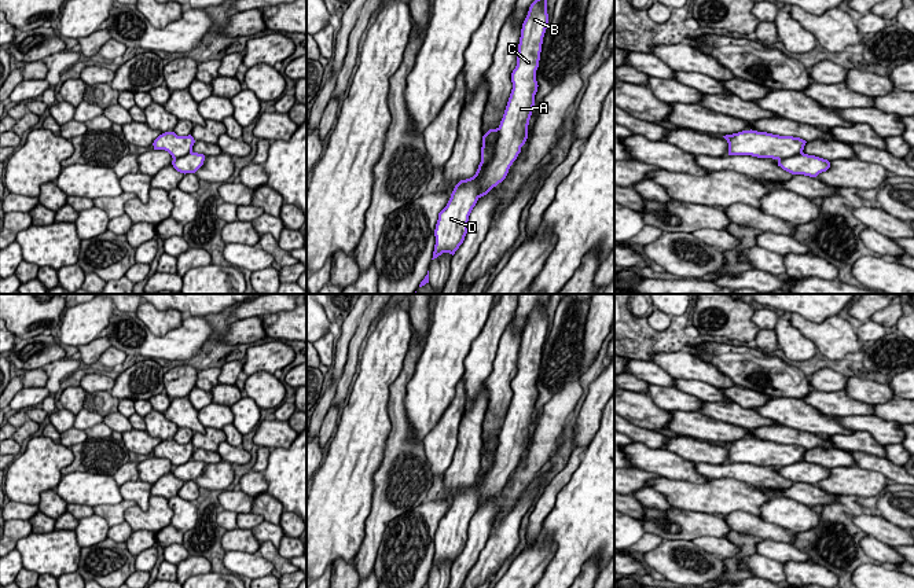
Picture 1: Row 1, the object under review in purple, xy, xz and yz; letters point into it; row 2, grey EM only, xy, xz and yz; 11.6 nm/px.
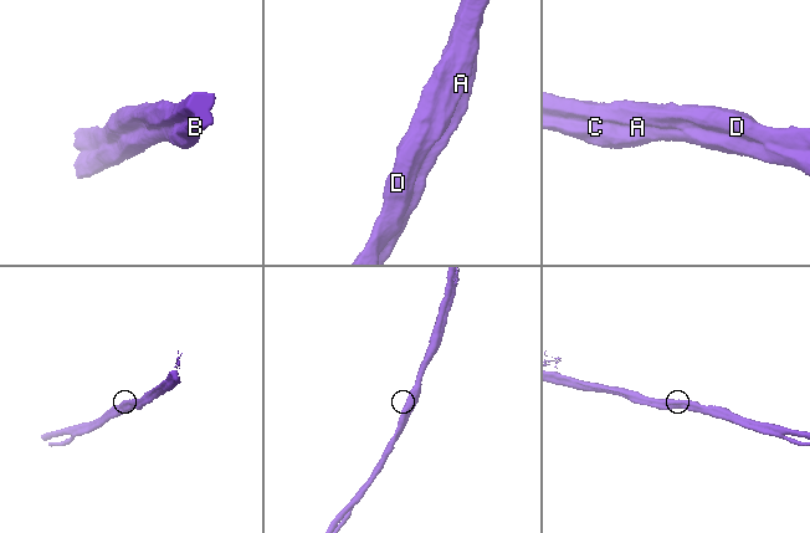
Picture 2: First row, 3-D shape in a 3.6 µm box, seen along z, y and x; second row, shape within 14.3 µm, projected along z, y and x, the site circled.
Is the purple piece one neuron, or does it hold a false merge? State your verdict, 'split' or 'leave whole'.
split

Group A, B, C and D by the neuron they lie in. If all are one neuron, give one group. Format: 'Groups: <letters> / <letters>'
Groups: A B C / D

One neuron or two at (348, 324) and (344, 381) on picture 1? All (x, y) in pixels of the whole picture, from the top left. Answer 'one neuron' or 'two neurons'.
one neuron

